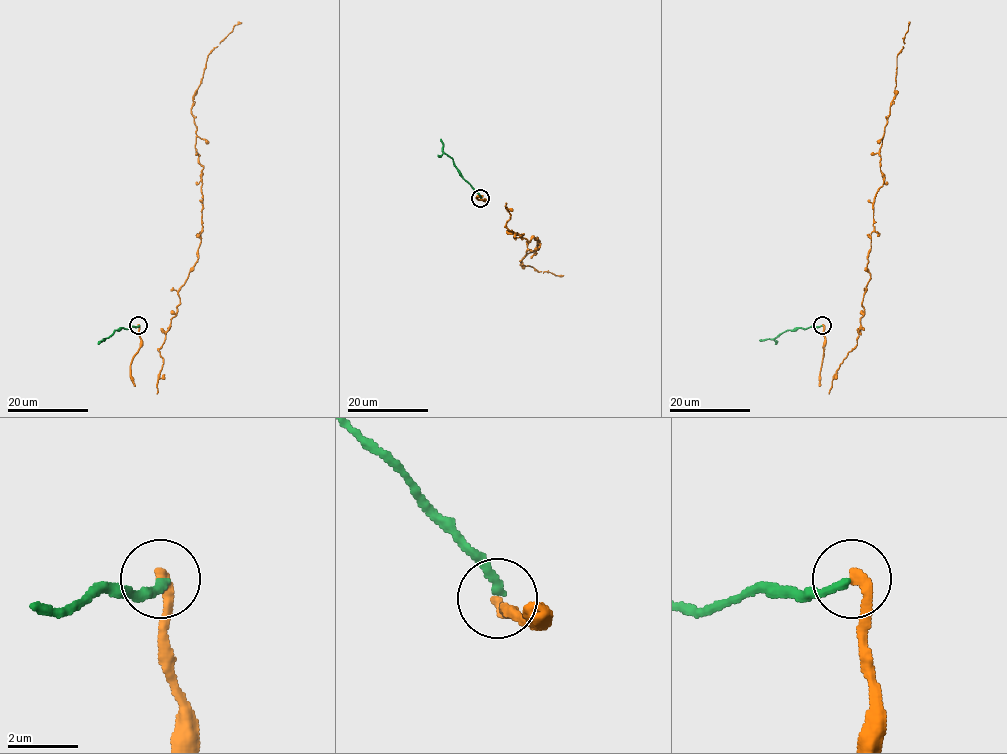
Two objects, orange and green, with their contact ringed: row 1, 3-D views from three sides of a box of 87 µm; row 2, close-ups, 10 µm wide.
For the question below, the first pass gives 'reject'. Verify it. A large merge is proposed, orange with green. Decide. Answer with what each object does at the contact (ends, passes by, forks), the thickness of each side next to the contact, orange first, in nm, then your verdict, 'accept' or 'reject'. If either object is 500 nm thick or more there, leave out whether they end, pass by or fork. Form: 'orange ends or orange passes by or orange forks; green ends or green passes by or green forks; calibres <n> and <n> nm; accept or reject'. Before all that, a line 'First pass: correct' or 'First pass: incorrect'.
First pass: correct
orange ends; green ends; calibres 360 and 240 nm; reject

